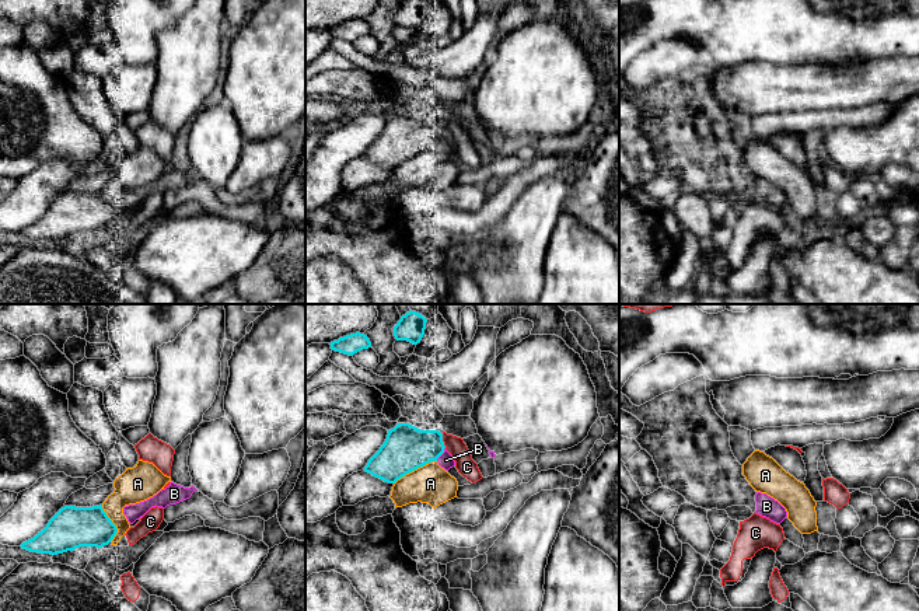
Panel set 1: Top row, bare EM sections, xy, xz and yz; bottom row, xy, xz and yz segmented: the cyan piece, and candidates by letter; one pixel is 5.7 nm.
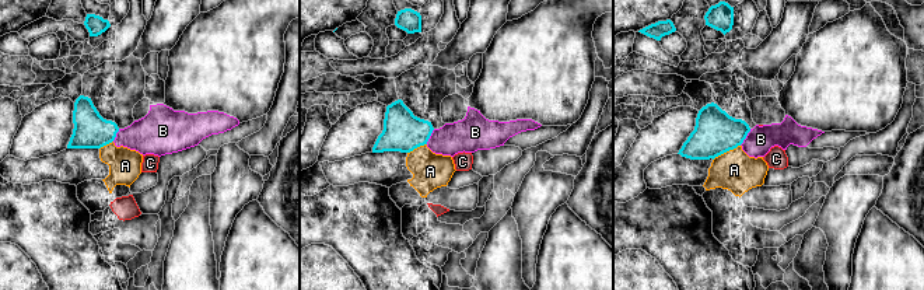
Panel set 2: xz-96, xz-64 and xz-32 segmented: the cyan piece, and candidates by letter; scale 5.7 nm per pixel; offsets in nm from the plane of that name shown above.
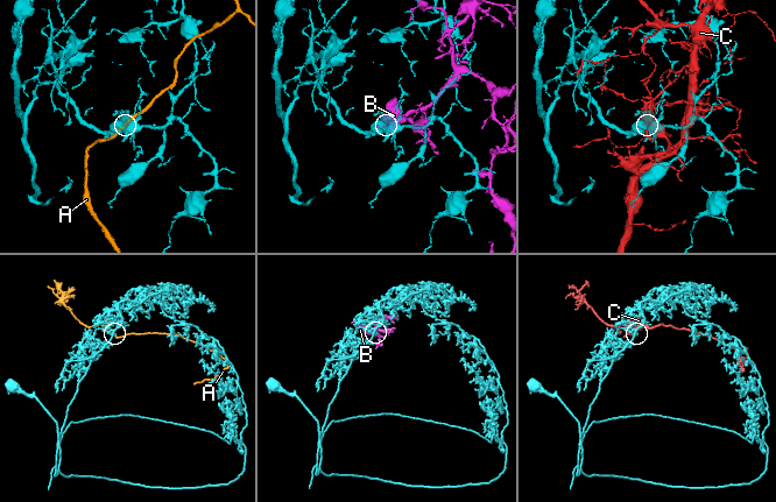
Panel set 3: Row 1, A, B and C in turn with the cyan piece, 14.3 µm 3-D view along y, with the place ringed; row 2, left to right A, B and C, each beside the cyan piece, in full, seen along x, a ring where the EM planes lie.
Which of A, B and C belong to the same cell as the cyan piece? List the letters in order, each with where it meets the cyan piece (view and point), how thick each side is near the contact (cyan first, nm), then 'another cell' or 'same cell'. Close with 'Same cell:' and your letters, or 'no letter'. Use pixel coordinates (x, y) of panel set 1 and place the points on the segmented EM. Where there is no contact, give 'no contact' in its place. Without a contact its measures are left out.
A: meets cyan in xz at (415, 468); 260 nm thick on the cyan side, 220 nm on the other; another cell
B: meets cyan in xz at (441, 453); 260 nm thick on the cyan side, 90 nm on the other; same cell
C: meets cyan in xz at (441, 440); 260 nm thick on the cyan side, 110 nm on the other; another cell
Same cell: B

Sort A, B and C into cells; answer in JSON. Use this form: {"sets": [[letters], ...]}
{"sets": [["A"], ["B"], ["C"]]}

